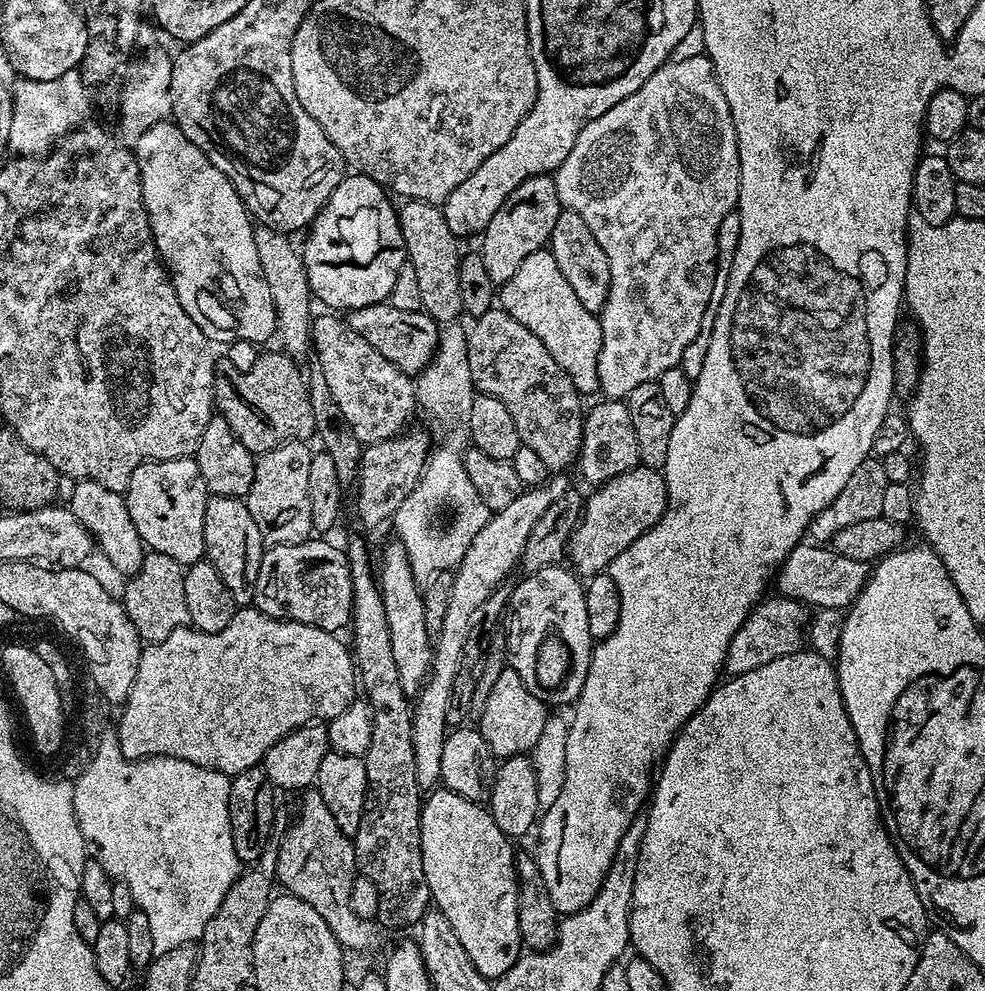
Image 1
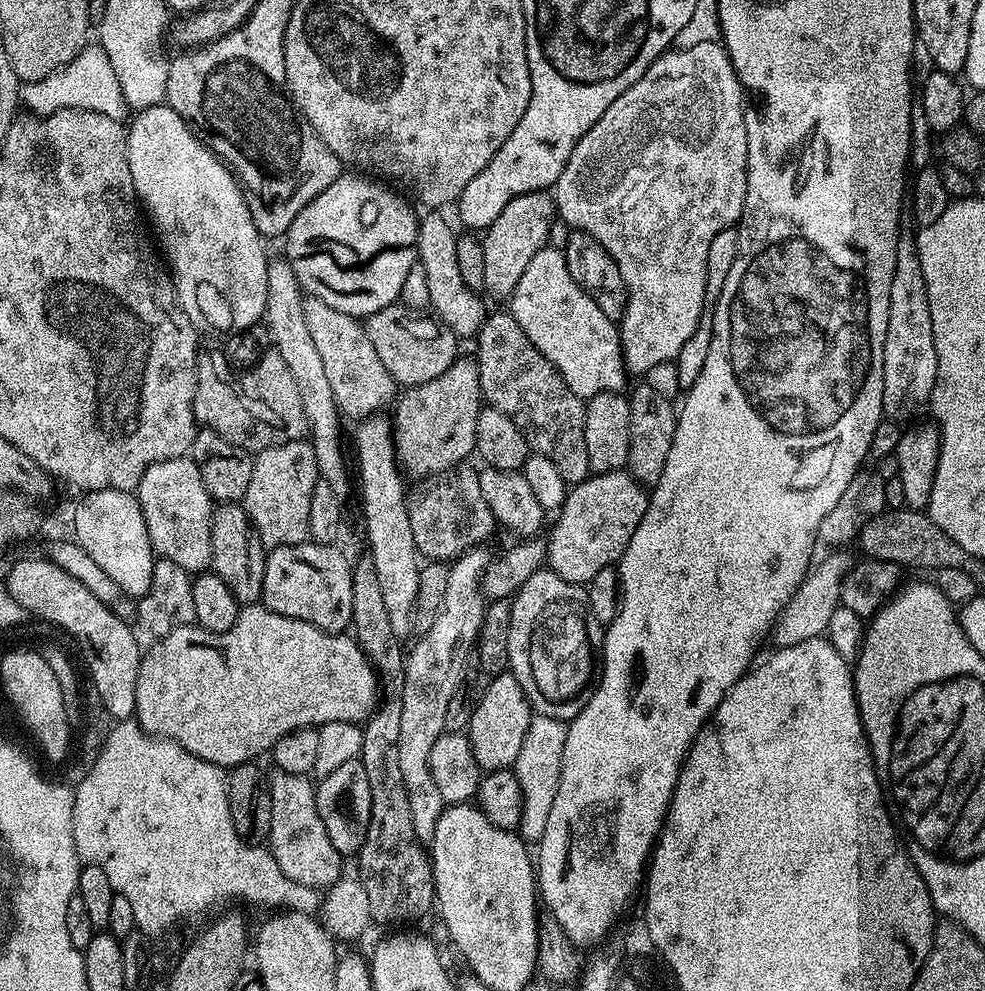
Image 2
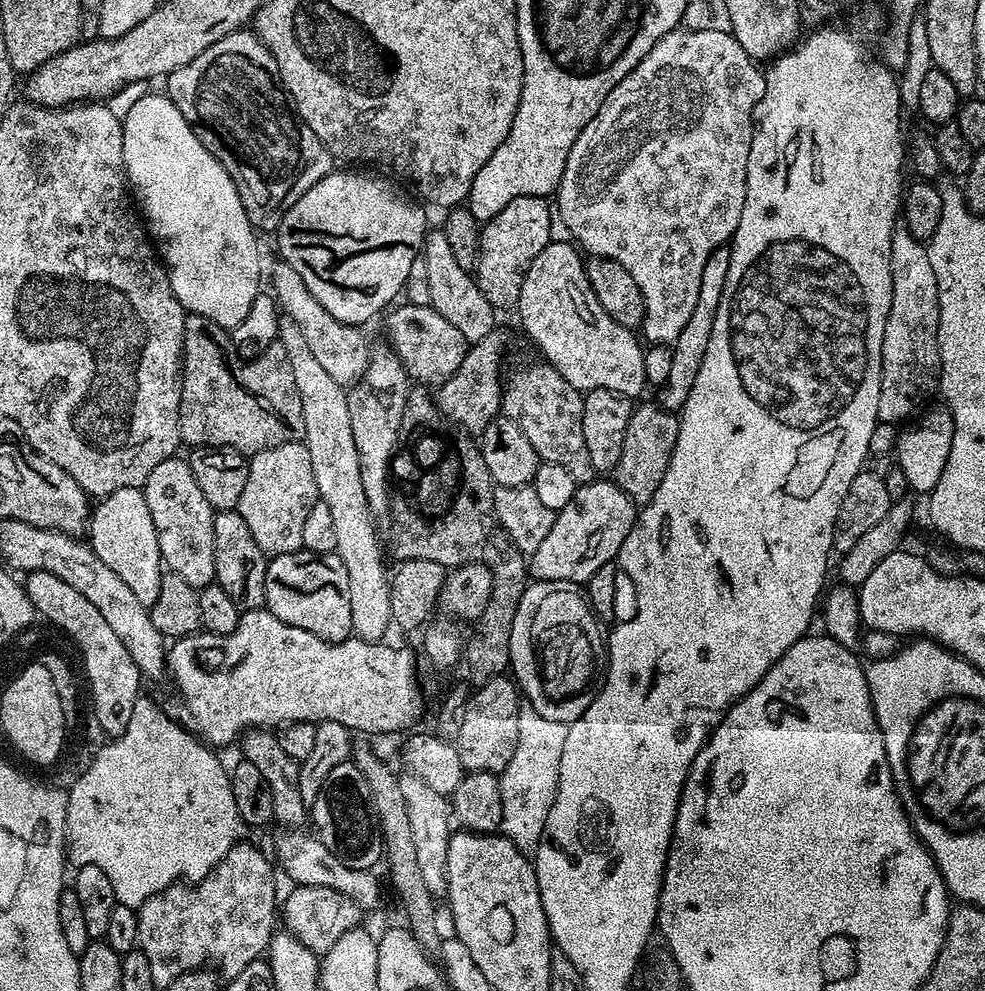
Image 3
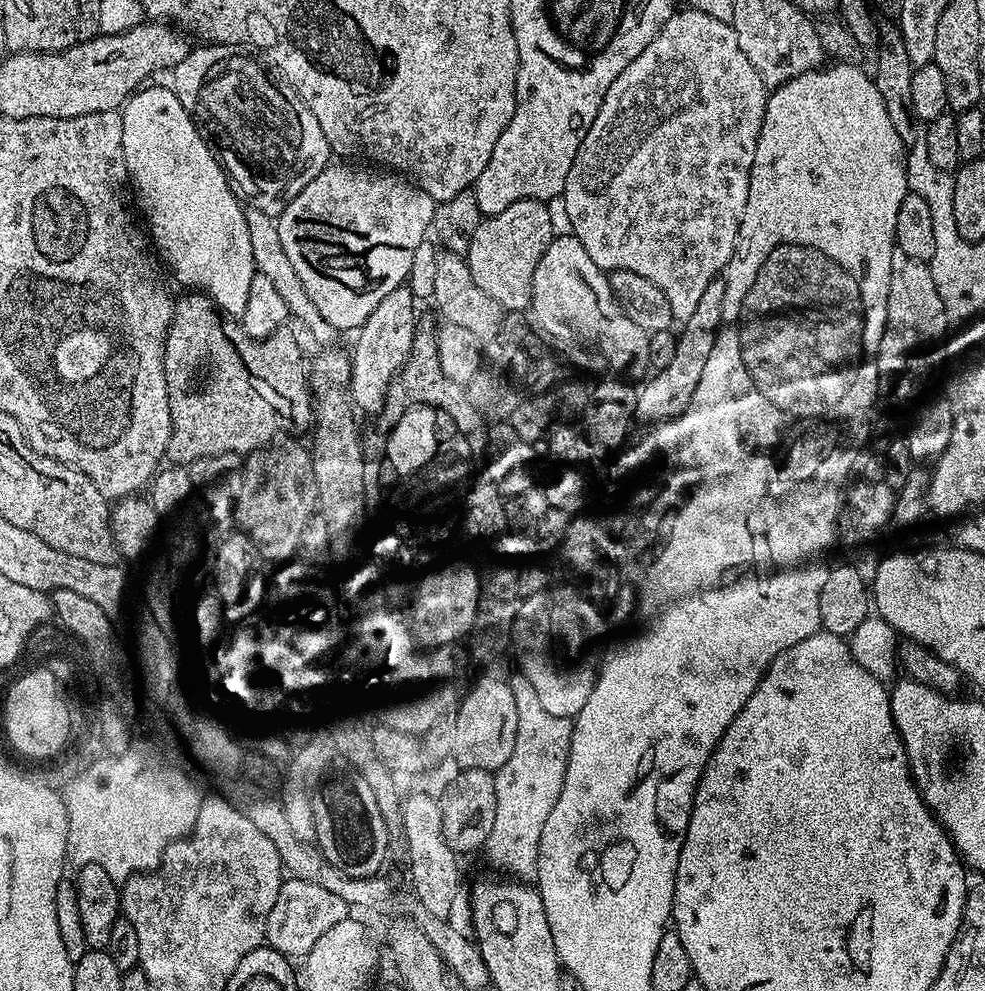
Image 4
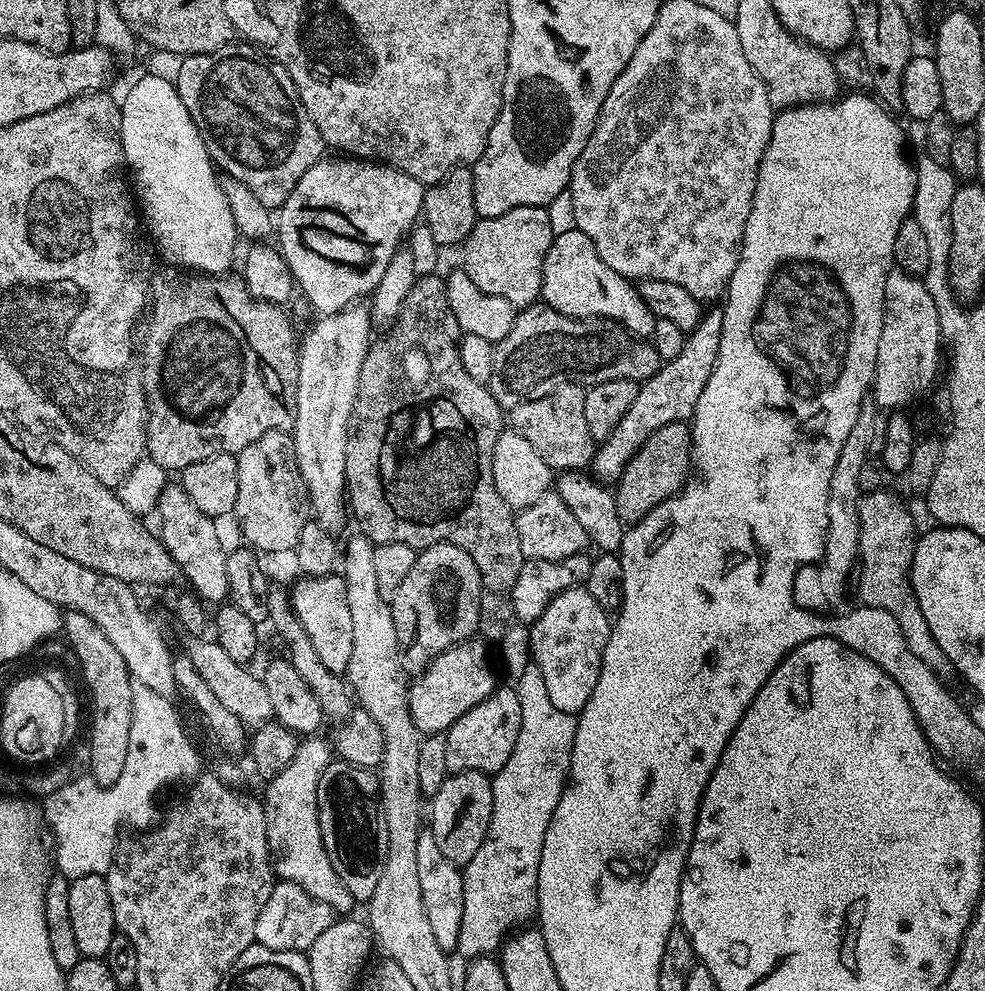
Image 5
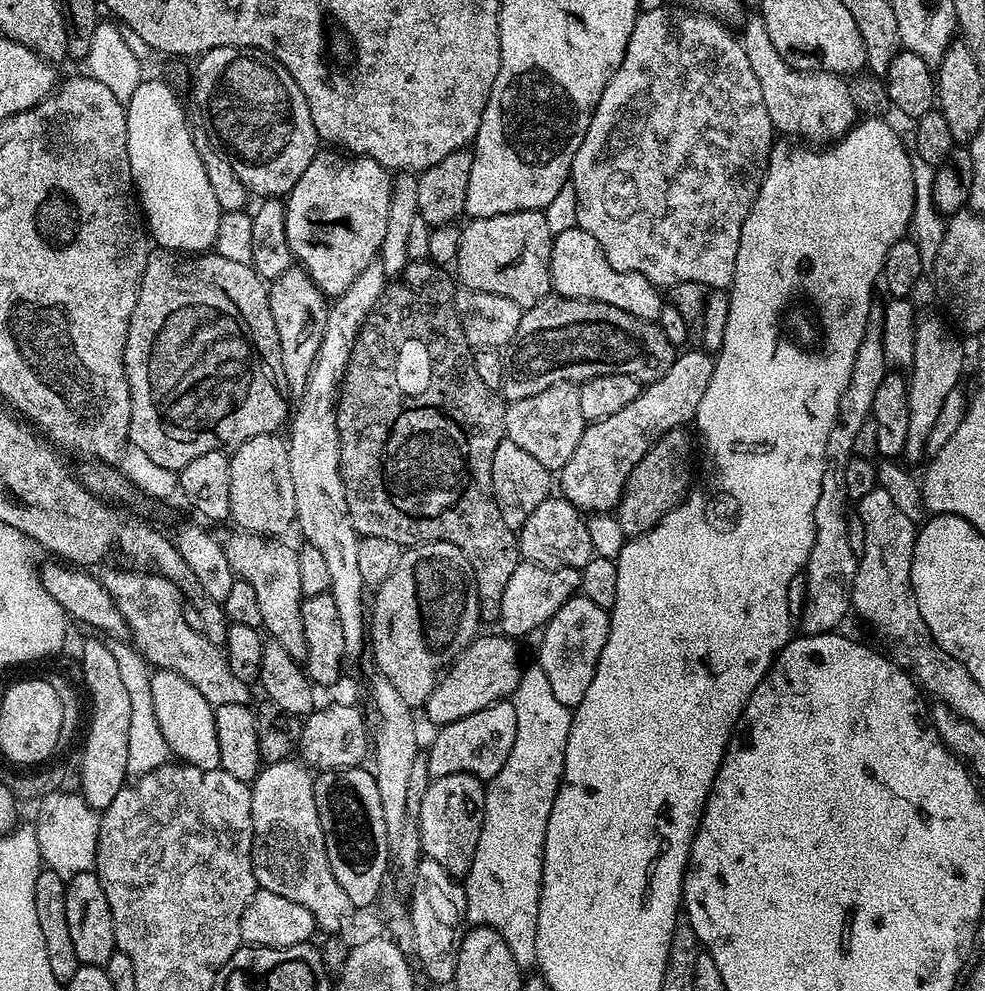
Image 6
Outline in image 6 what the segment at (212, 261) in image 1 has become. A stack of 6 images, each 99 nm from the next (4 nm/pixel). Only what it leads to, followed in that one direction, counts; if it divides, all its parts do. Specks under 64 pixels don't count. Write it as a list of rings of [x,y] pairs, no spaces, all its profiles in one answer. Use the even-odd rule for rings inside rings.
[[[141,79],[138,90],[126,102],[126,146],[130,158],[132,182],[138,193],[138,204],[142,209],[142,219],[146,231],[160,248],[170,248],[174,252],[199,254],[209,251],[218,238],[218,222],[222,215],[218,198],[206,178],[206,166],[194,146],[193,129],[188,129],[188,120],[184,117],[184,108],[178,97],[172,93],[168,84],[160,80]]]

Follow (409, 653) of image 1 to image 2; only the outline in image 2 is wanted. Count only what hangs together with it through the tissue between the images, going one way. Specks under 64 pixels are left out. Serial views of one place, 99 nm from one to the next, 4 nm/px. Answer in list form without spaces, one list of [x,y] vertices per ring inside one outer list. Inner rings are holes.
[[[377,414],[375,416],[366,416],[363,420],[355,425],[356,427],[356,464],[354,460],[354,472],[360,475],[360,508],[364,511],[364,536],[368,539],[368,552],[374,564],[374,570],[377,571],[379,589],[382,590],[383,601],[386,602],[386,611],[390,616],[390,624],[396,635],[404,638],[404,635],[409,635],[412,632],[412,614],[416,610],[416,599],[418,598],[418,578],[420,577],[420,569],[422,567],[421,557],[418,555],[412,530],[410,530],[410,514],[408,513],[408,501],[406,499],[406,485],[404,486],[405,477],[402,475],[402,469],[396,459],[396,443],[392,437],[393,421],[384,417],[384,414]]]

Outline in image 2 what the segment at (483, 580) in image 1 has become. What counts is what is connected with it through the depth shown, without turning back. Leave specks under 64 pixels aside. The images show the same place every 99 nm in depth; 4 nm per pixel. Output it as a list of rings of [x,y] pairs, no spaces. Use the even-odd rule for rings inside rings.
[[[484,546],[471,548],[451,561],[446,578],[446,595],[442,598],[442,606],[438,606],[434,626],[430,626],[426,634],[416,636],[416,645],[406,652],[398,763],[402,770],[406,799],[410,804],[414,834],[420,842],[432,841],[434,826],[438,826],[438,818],[442,818],[446,807],[434,782],[434,774],[430,774],[430,750],[434,748],[434,742],[438,742],[438,738],[445,733],[444,723],[450,698],[461,691],[464,667],[467,666],[468,659],[473,659],[477,647],[477,636],[486,607],[486,597],[480,591],[480,579],[490,563],[486,549]]]

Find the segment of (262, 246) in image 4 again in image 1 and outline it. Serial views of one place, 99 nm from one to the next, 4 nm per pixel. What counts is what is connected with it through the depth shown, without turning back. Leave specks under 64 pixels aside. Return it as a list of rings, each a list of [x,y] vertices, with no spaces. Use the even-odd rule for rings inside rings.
[[[317,315],[313,319],[311,349],[314,351],[314,356],[316,352],[315,363],[326,377],[327,385],[330,386],[330,391],[334,396],[334,402],[338,402],[338,407],[342,410],[343,417],[350,422],[355,437],[367,446],[374,442],[386,442],[390,438],[401,435],[409,427],[407,424],[412,411],[415,413],[418,408],[413,377],[398,370],[394,362],[386,362],[386,358],[382,358],[382,354],[378,354],[378,350],[374,350],[374,346],[366,342],[366,338],[362,338],[362,334],[354,334],[354,330],[350,330],[347,319],[340,317],[339,320],[336,317],[339,315],[328,315],[332,316]]]

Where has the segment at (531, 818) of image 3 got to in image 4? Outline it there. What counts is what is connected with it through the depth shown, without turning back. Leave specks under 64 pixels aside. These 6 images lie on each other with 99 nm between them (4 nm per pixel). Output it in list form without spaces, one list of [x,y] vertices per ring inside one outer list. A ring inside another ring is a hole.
[[[519,674],[513,676],[510,683],[514,694],[514,707],[518,713],[518,738],[514,738],[514,750],[510,753],[510,758],[506,758],[506,766],[494,773],[494,826],[490,829],[490,838],[486,838],[482,852],[483,855],[488,855],[488,860],[494,867],[504,871],[501,873],[521,882],[532,882],[538,874],[538,846],[542,842],[542,826],[546,826],[546,818],[550,818],[550,810],[554,810],[554,802],[558,802],[558,794],[562,794],[566,778],[566,766],[572,745],[572,720],[566,716],[548,713],[542,707],[534,686],[530,686],[530,678]]]

